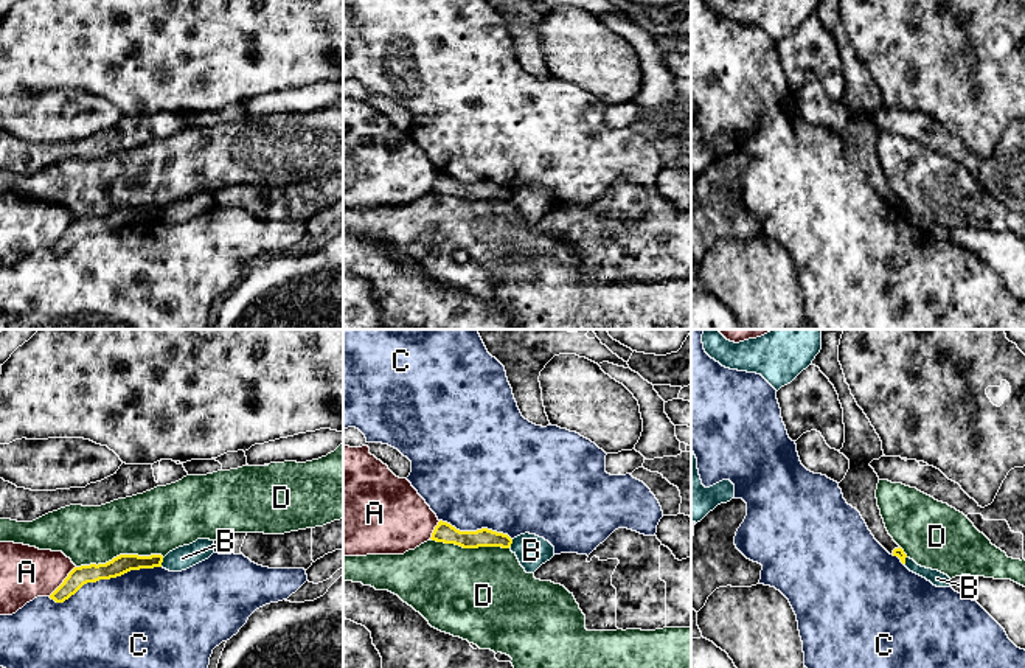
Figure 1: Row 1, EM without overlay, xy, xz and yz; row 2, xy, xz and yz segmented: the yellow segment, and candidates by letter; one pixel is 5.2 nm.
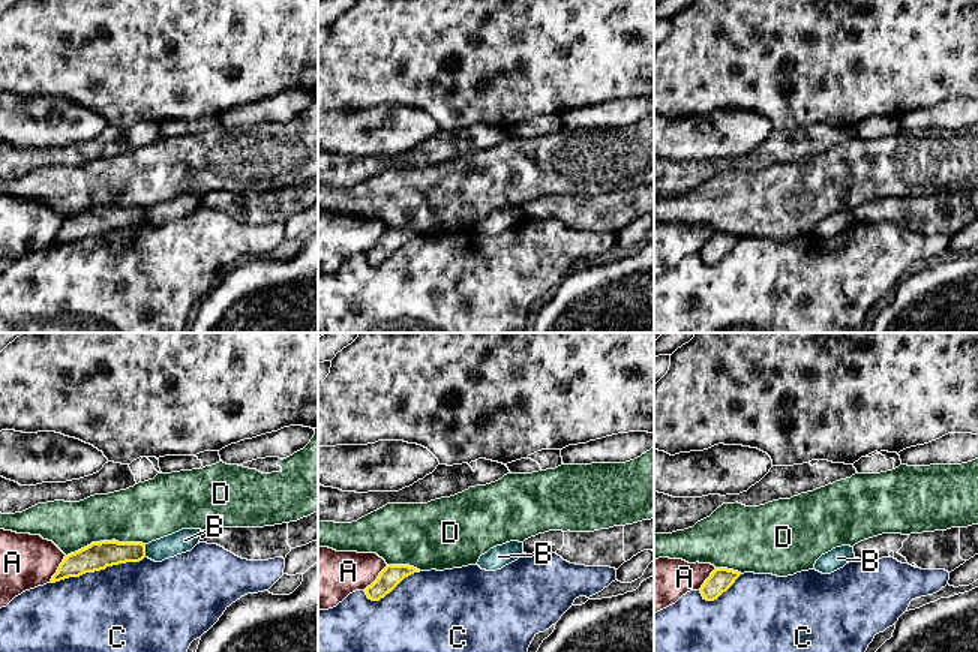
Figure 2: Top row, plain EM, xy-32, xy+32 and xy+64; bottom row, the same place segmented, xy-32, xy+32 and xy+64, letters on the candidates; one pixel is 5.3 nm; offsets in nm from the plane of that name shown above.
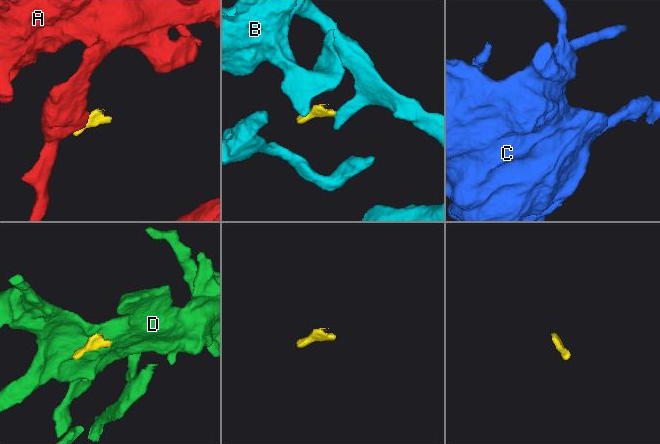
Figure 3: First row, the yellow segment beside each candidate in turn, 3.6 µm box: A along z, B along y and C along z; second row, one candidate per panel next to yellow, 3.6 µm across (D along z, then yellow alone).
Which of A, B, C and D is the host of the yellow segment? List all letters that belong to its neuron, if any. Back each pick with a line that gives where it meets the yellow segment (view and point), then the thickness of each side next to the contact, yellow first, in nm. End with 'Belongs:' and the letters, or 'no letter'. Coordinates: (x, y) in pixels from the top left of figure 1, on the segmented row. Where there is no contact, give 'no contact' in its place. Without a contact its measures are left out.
Belongs: no letter

